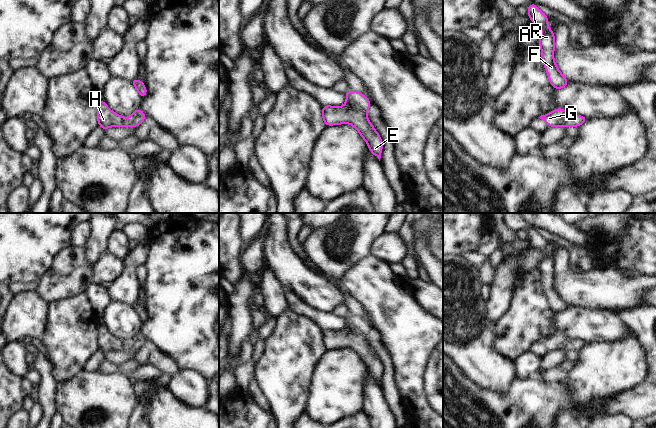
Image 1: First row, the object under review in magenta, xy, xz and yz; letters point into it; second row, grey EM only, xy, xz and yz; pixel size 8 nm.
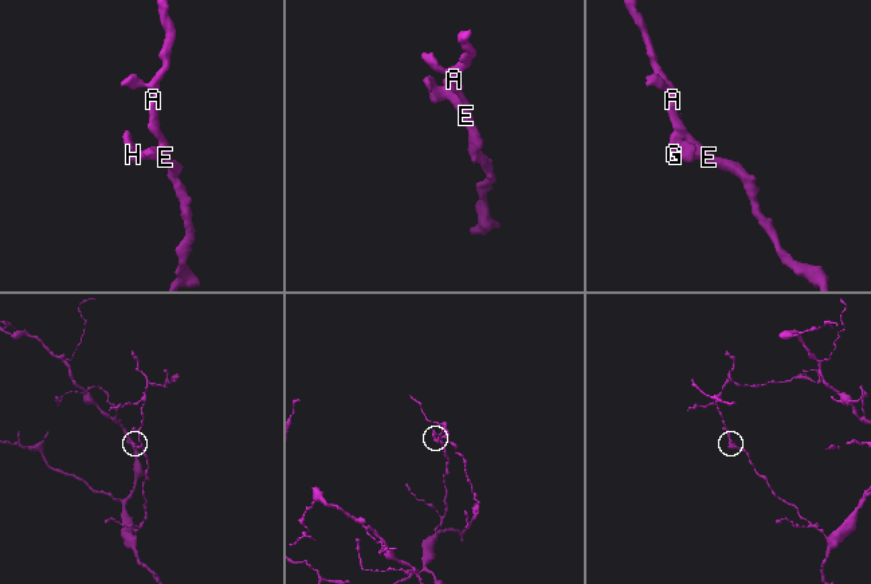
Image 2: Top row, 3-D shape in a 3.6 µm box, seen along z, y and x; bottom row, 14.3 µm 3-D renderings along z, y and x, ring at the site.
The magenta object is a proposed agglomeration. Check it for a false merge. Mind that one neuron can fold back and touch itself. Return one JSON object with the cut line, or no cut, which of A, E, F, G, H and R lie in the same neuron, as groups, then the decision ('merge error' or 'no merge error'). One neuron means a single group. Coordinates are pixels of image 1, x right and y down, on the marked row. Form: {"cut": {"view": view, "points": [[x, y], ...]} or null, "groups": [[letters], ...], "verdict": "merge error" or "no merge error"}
{"cut": null, "groups": [["A", "E", "F", "G", "H", "R"]], "verdict": "no merge error"}

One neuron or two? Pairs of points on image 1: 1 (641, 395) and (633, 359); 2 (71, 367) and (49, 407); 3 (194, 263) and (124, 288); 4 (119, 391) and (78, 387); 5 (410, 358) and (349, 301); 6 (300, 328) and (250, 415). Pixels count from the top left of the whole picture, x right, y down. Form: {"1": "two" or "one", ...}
{"1": "two", "2": "two", "3": "two", "4": "one", "5": "two", "6": "two"}

